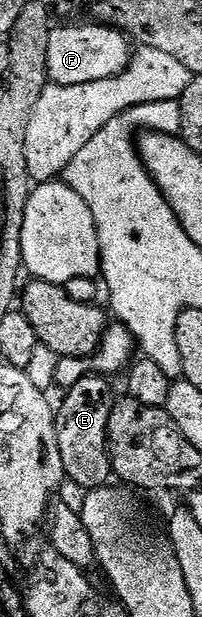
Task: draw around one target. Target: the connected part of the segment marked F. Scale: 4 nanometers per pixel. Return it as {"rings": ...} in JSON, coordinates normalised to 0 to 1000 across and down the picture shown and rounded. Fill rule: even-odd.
{"rings":[[[327,37],[312,47],[287,44],[252,45],[248,62],[238,63],[238,122],[248,131],[272,138],[371,138],[376,135],[475,135],[495,128],[535,128],[594,122],[644,105],[653,97],[653,76],[649,68],[634,65],[619,53],[594,52],[589,47],[550,47],[540,41],[495,41],[480,37],[441,37],[446,41],[347,41],[366,37]]]}

